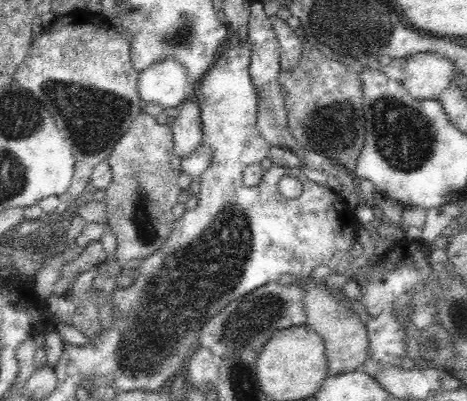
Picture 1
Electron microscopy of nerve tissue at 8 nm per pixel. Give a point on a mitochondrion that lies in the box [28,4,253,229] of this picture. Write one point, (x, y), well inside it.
(181, 35)

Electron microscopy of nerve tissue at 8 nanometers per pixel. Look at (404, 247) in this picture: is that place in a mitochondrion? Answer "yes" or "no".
no

